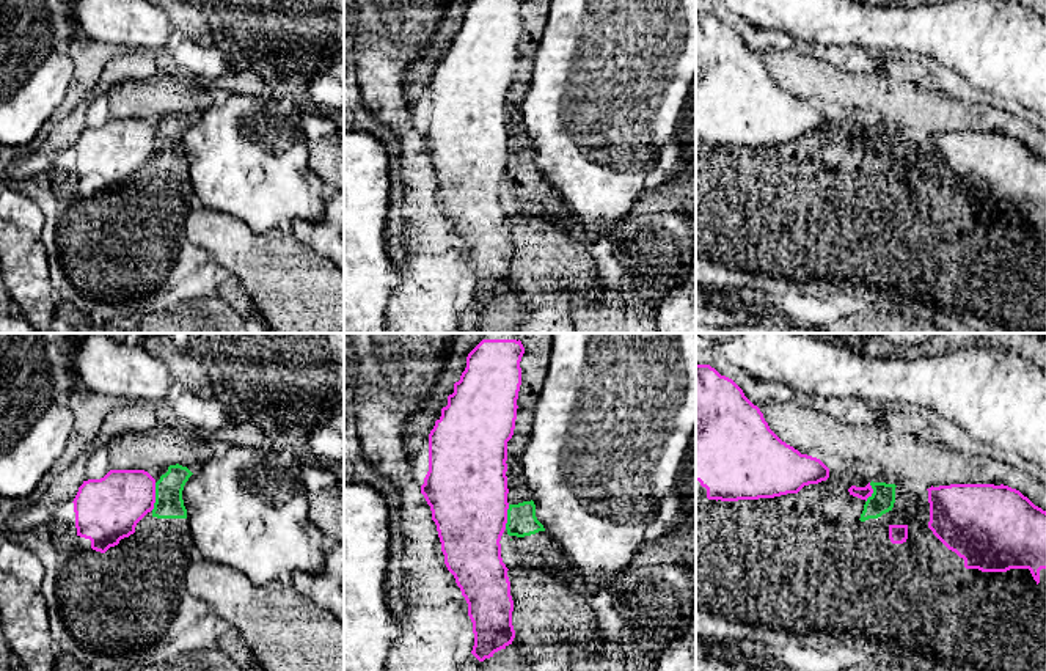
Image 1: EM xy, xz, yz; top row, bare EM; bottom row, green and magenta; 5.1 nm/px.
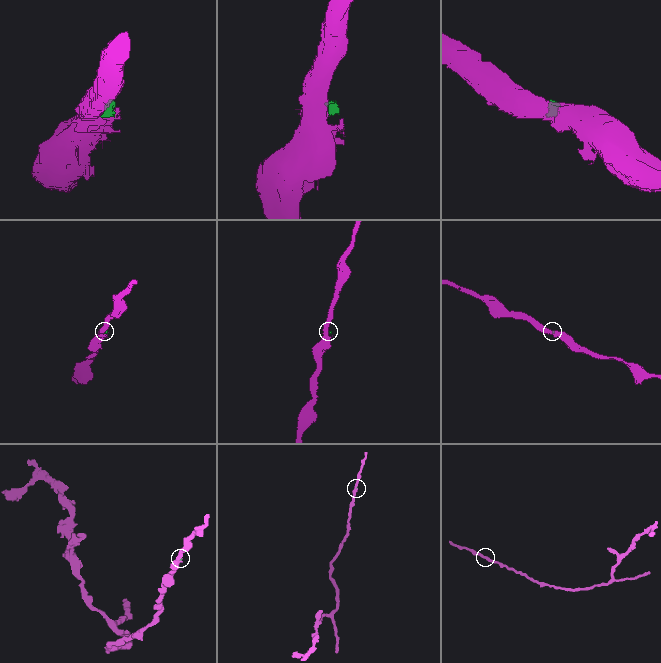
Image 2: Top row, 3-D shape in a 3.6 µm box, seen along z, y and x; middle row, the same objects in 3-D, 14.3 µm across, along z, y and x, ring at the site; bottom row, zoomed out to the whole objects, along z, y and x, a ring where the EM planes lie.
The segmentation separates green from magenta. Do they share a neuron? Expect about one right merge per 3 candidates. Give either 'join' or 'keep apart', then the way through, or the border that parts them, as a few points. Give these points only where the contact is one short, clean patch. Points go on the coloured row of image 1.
keep apart | along xy (156, 483), (156, 502), (151, 509)

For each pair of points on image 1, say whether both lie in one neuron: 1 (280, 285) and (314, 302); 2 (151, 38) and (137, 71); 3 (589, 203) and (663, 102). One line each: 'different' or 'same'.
1: same
2: different
3: same

